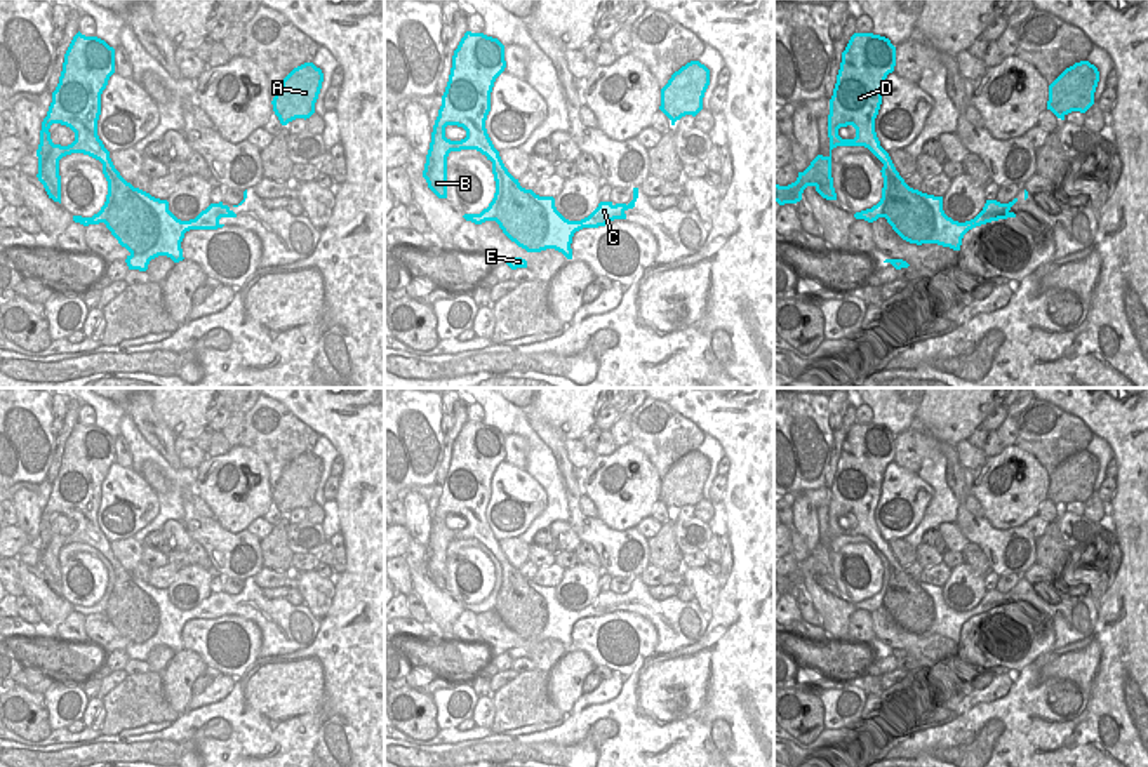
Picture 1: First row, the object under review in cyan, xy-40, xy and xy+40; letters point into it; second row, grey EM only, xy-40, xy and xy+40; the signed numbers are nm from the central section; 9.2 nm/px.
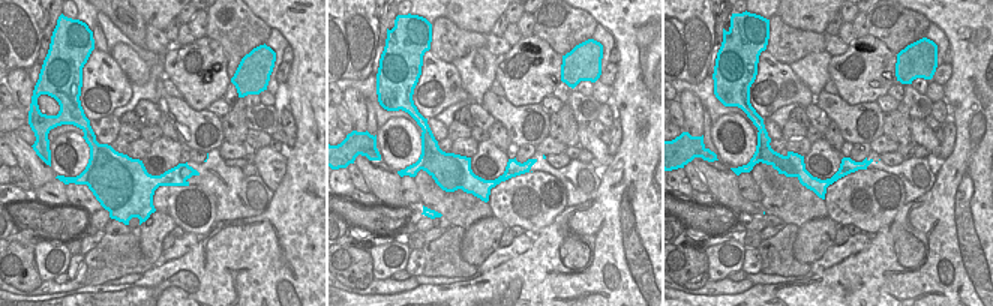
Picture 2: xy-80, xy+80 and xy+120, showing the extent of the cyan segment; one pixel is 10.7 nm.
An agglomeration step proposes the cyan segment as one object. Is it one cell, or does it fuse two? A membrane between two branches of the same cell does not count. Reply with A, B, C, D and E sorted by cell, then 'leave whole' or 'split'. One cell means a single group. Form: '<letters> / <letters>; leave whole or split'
A B D / C E; split

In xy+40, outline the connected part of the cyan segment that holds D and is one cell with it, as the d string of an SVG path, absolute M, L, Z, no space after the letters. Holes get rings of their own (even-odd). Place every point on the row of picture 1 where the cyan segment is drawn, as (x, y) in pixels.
M854 33L842 52L833 96L830 99L828 137L830 155L818 155L811 165L798 172L795 183L779 186L774 183L774 202L797 203L807 186L826 200L837 200L831 177L831 150L837 146L864 146L884 167L892 172L894 163L880 146L875 132L875 118L882 104L882 90L889 73L896 66L896 47L889 38L873 33ZM852 125L854 139L842 139L840 127Z

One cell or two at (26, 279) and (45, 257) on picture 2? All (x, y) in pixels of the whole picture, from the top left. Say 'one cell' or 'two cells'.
two cells

